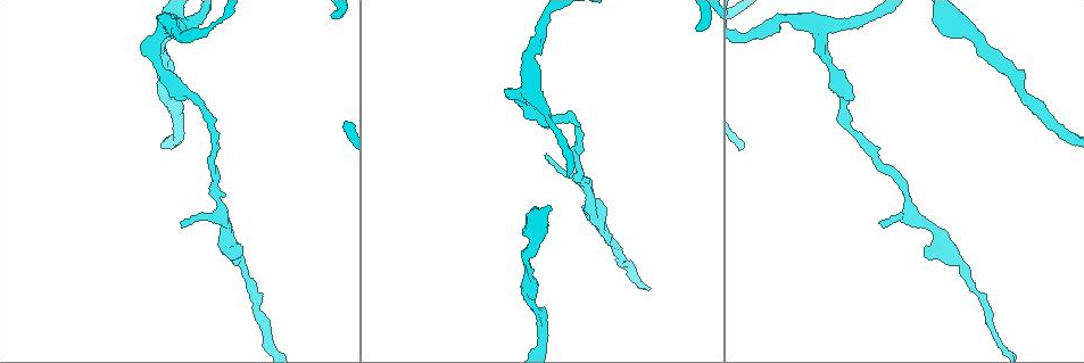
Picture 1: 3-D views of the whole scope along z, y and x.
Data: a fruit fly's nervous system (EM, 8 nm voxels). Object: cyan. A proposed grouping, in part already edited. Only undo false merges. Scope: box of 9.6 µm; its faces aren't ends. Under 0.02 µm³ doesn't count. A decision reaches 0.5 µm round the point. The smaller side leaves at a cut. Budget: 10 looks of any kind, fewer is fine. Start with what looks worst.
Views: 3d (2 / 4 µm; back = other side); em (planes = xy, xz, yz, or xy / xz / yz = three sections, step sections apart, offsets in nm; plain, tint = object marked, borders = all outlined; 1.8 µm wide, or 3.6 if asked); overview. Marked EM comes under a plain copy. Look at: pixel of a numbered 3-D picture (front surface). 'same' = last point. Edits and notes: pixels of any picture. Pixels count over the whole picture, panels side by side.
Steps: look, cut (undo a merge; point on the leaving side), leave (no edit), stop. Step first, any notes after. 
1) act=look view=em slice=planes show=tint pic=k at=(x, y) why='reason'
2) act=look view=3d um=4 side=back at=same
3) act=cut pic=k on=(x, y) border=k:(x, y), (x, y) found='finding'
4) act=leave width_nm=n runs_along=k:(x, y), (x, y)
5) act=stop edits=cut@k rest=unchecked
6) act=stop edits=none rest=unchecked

act=look view=em slice=yz step=8 show=tint pic=1 at=(187, 93) why='thick turns thin'

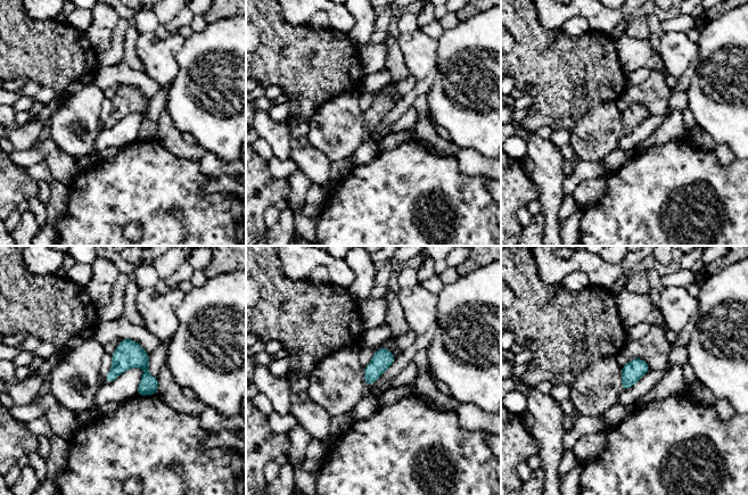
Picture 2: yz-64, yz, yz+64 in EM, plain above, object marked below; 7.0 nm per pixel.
act=look view=em slice=planes show=tint at=same

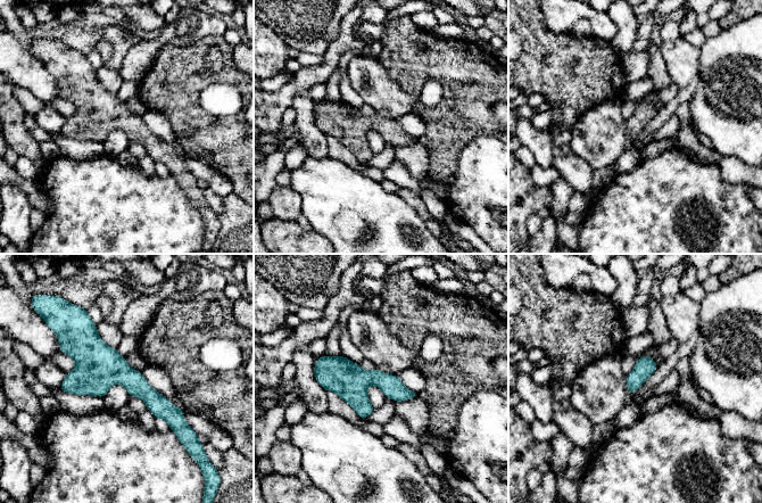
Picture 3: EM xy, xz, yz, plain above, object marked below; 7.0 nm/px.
act=leave runs_along=3:(68, 346), (129, 377), (179, 425) found='one neuron here'

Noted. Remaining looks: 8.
act=look view=em slice=planes show=tint pic=1 at=(527, 291) why='a narrow waist'

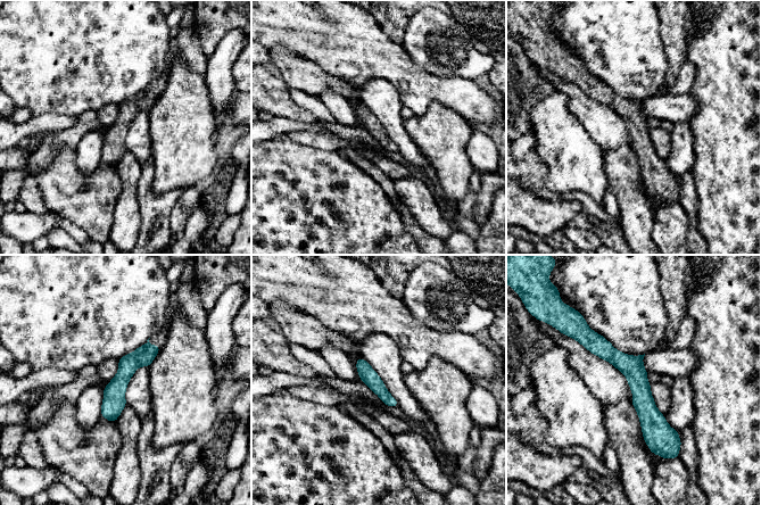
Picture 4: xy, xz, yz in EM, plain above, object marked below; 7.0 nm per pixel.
act=leave width_nm=120 runs_along=4:(588, 332), (637, 379), (658, 446) found='continuous, no second neuron'

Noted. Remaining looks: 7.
act=look view=3d um=2 pic=1 at=(219, 211) why='arms part here'

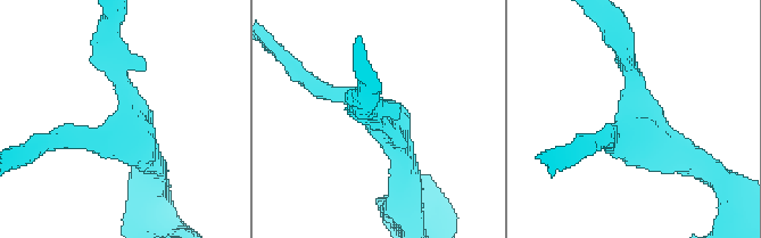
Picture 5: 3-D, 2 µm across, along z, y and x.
act=look view=em slice=planes show=tint pic=5 at=(631, 126)

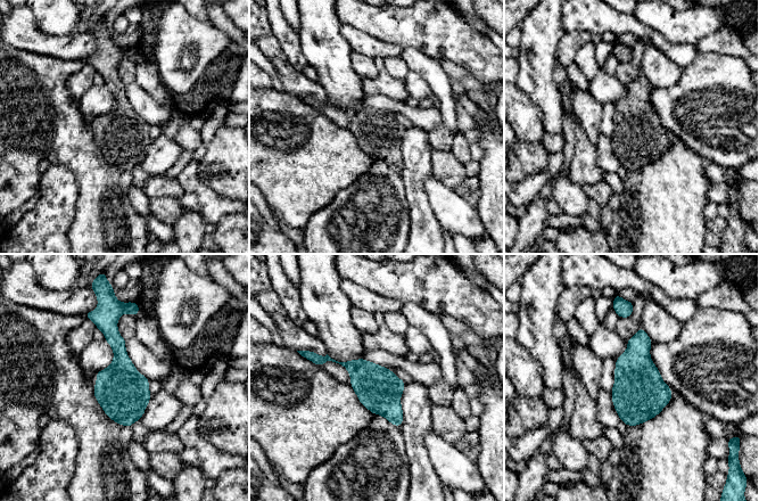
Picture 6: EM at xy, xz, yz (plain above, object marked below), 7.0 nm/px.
act=leave found='continuous, no second neuron'

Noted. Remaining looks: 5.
act=look view=3d um=2 pic=1 at=(527, 88) why='a fork'

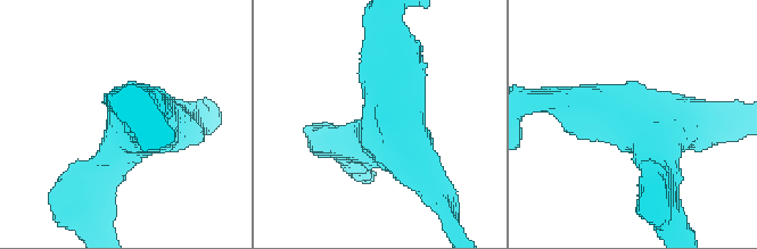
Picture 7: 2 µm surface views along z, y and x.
act=look view=em slice=planes show=tint pic=7 at=(126, 137) arms=3 arm_widths_nm=220,240,300 why='now the EM'

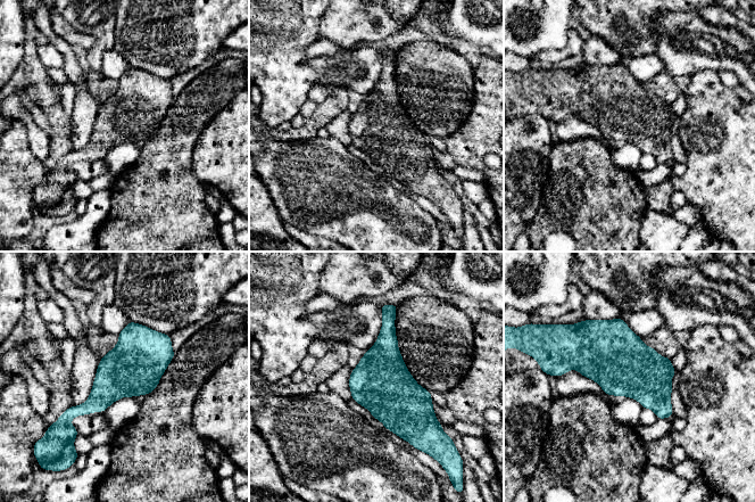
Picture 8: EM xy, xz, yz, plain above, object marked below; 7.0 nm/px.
act=leave found='all the same neuron'

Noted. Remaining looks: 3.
act=stop edits=none rest=unchecked

